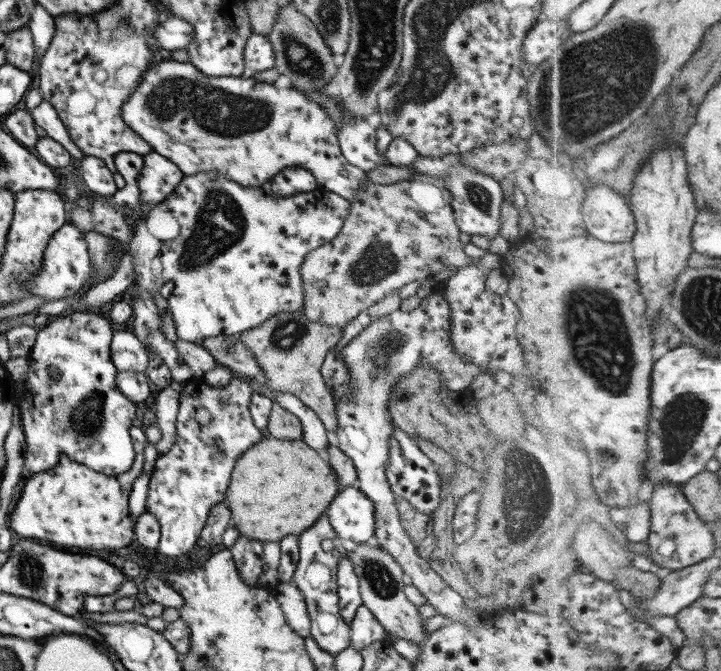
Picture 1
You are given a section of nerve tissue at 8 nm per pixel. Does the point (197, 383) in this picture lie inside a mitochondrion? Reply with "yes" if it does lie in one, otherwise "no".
no

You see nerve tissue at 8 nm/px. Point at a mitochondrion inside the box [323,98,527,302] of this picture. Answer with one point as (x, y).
(378, 261)

